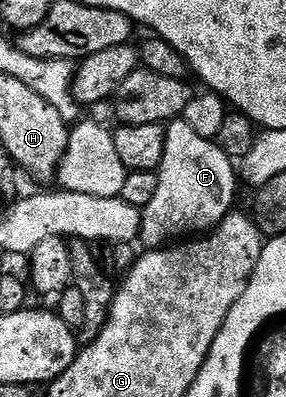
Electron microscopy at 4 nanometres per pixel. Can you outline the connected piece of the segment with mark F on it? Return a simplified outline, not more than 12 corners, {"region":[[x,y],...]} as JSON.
{"region":[[182,117],[166,124],[142,242],[195,237],[232,214],[236,164]]}

